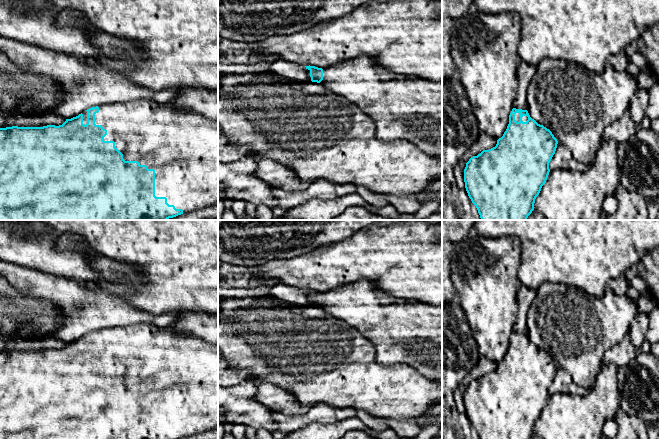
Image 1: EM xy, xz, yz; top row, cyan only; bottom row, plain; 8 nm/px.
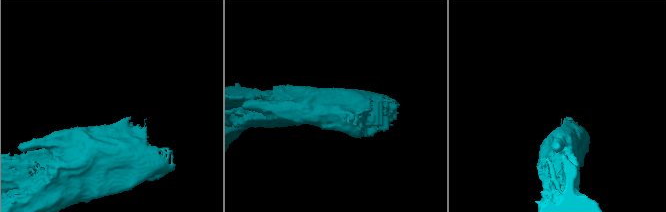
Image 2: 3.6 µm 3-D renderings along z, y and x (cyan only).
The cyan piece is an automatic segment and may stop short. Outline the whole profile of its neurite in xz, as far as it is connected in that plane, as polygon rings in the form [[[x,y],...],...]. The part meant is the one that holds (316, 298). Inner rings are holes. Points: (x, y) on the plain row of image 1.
[[[366,280],[323,293],[310,289],[305,291],[310,297],[312,306],[320,307],[327,314],[347,322],[366,338],[376,349],[375,359],[378,363],[383,365],[403,363],[428,379],[442,382],[442,306],[395,297]]]

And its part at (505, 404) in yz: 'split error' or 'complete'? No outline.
split error

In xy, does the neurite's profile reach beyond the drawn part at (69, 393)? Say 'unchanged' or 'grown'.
grown

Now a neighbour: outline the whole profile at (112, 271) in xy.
[[[65,233],[57,240],[60,249],[74,249],[83,253],[93,271],[104,281],[111,284],[143,286],[144,272],[129,263],[120,262],[95,253],[78,235]]]

